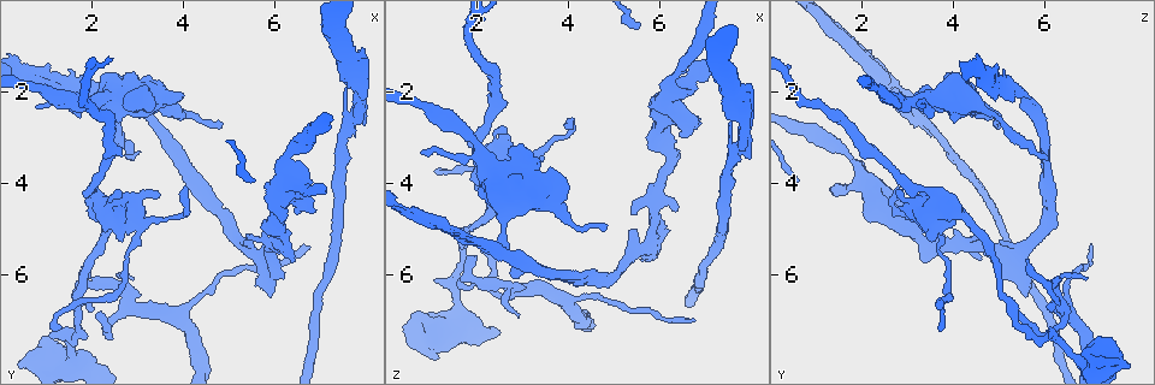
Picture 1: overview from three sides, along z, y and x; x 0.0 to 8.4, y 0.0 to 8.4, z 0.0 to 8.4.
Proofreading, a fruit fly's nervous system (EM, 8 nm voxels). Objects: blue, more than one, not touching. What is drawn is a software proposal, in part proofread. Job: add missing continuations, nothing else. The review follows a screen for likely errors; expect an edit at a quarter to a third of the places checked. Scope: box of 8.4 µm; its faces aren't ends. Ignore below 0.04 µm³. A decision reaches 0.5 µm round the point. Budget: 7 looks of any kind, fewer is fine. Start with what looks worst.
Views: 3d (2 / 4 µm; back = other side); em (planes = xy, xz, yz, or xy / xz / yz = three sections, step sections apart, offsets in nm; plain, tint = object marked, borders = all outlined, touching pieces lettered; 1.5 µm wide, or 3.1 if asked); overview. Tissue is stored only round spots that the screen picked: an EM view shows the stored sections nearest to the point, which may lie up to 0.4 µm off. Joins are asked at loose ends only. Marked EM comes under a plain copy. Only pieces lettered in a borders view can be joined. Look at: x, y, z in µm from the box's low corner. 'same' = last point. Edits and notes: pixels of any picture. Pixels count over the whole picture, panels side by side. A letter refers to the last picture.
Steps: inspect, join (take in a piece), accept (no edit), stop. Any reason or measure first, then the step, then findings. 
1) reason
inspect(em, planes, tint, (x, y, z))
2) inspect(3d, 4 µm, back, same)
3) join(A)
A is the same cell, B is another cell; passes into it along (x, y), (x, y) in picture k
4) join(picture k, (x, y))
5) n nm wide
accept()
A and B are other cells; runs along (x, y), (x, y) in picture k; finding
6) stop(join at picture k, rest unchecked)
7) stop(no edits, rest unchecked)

an open end
inspect(em, planes, tint, (5.85, 6.40, 5.60))

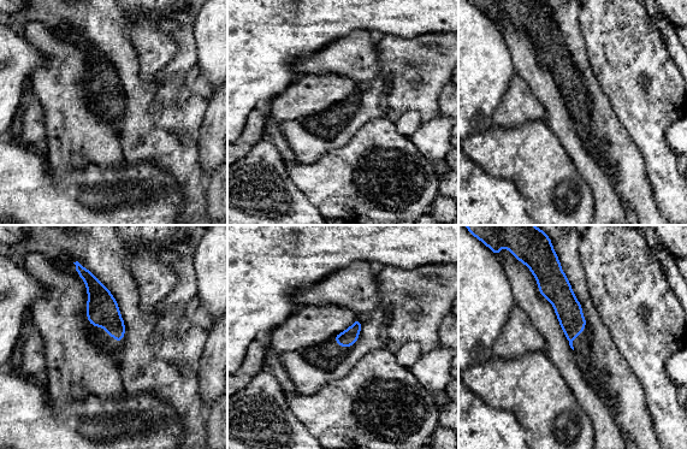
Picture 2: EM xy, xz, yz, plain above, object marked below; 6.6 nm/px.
see the neighbours
inspect(em, planes, borders, same)

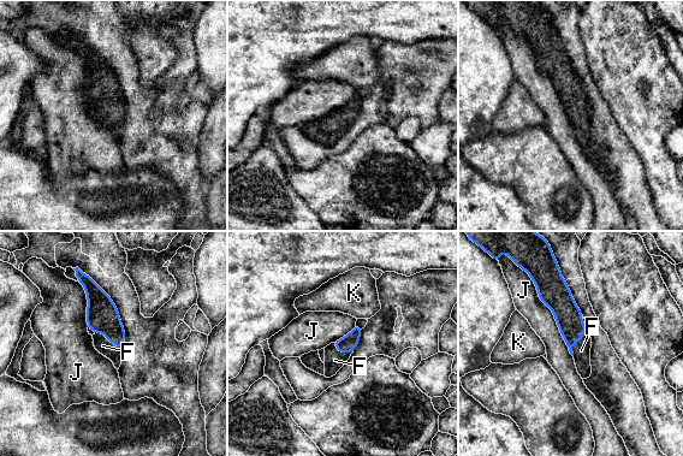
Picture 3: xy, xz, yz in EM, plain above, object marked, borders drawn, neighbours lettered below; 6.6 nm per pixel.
join(F)
F is the same cell, J and K are other cells; passes into it along (568, 315), (583, 335), (581, 350) in picture 3; the neuron continues

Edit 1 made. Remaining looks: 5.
redraw
inspect(overview)

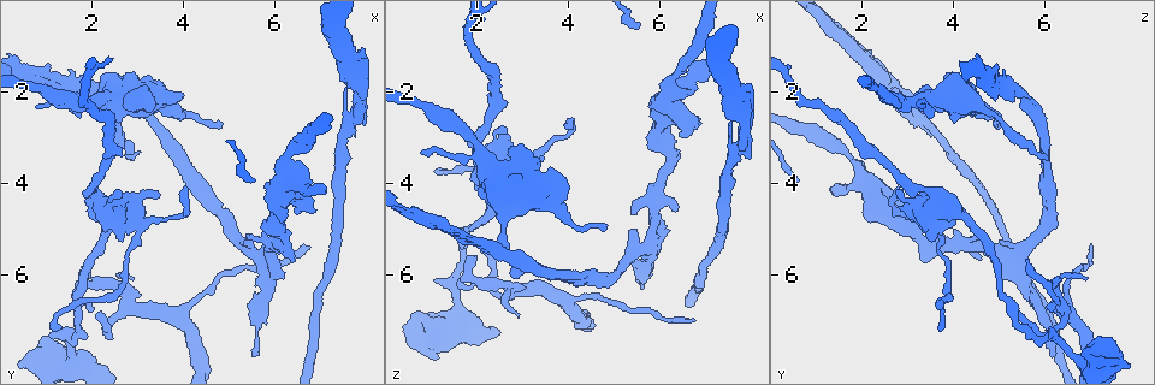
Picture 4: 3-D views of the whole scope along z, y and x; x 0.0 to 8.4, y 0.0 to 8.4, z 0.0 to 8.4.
inspect(3d, 2 µm, (2.85, 3.50, 6.10))

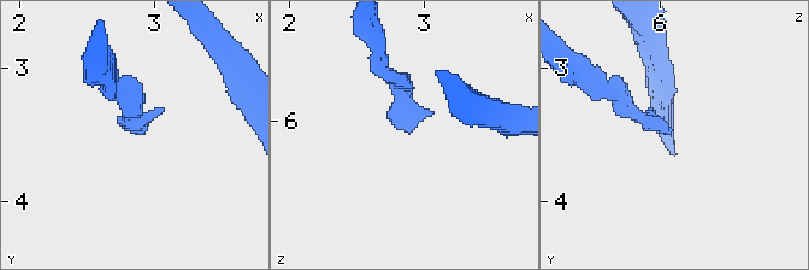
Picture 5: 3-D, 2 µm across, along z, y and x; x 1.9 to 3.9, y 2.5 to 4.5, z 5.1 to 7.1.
inspect(em, planes, borders, (2.88, 3.48, 6.06))

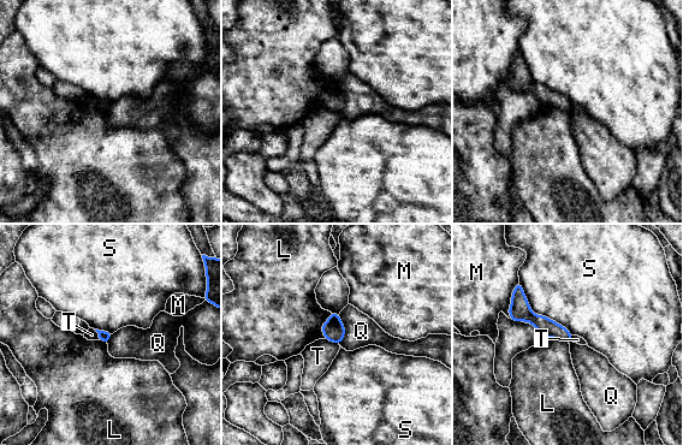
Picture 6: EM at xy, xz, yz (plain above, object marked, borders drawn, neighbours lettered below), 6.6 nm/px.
accept()
L, M, Q, S and T are other cells; no lettered piece goes on from it

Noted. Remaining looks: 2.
stop(join at picture 3, rest unchecked)

